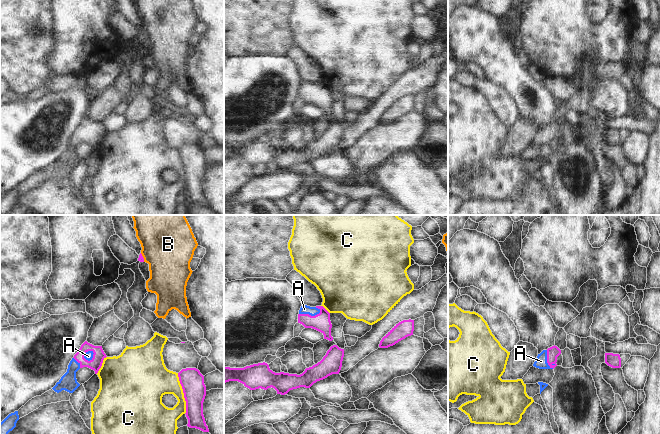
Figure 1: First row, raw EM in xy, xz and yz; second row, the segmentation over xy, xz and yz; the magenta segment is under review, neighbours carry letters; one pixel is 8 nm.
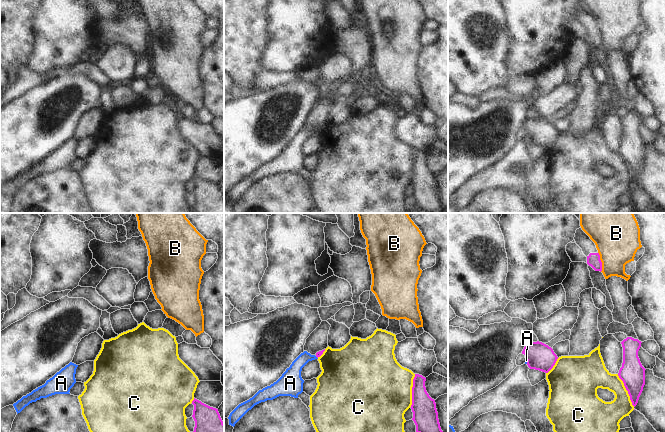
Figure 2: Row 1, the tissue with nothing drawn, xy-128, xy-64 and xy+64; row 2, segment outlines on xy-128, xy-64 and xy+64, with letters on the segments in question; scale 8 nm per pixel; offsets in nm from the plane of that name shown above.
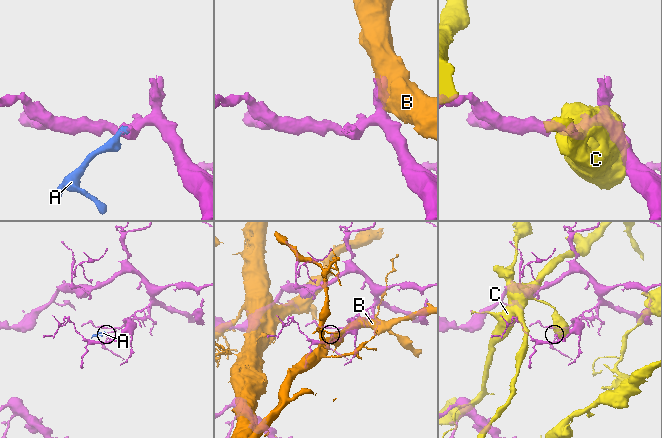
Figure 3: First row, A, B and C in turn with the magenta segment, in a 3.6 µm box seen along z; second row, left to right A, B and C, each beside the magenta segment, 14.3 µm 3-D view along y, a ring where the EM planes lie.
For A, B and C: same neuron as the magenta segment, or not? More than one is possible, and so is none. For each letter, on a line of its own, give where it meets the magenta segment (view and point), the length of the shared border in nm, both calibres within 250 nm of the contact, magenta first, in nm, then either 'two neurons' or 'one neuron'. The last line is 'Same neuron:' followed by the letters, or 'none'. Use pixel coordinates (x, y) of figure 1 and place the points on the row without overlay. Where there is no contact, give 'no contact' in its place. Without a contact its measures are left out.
A: contact xz (310, 91); length 180 nm; calibres 150 and 70 nm; one neuron
B: contact xy (142, 33); length 80 nm; calibres 50 and 400 nm; two neurons
C: contact xy (183, 168); length 340 nm; calibres 190 and 280 nm; two neurons
Same neuron: A

